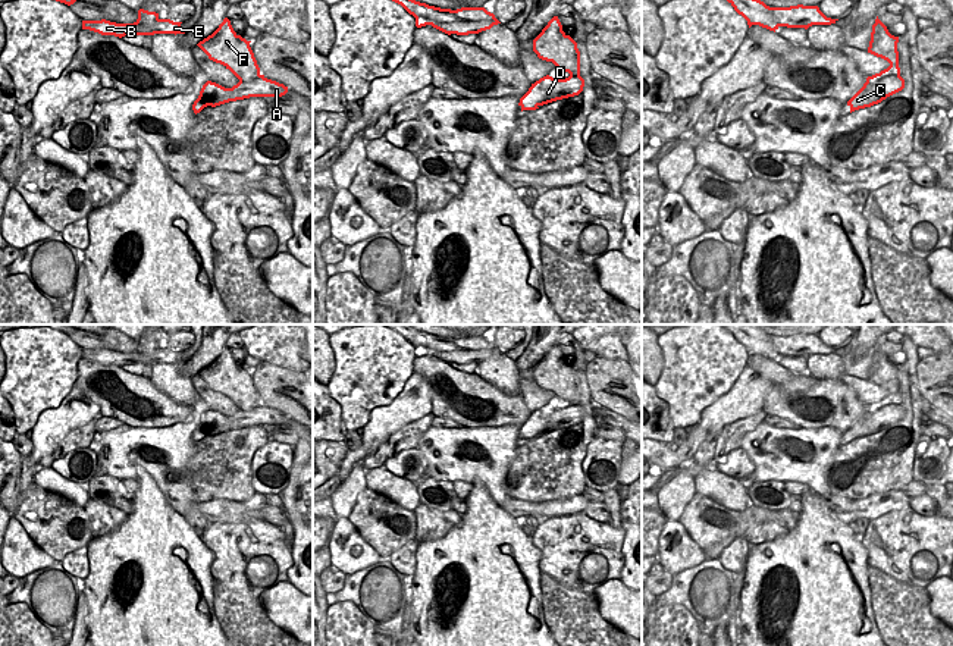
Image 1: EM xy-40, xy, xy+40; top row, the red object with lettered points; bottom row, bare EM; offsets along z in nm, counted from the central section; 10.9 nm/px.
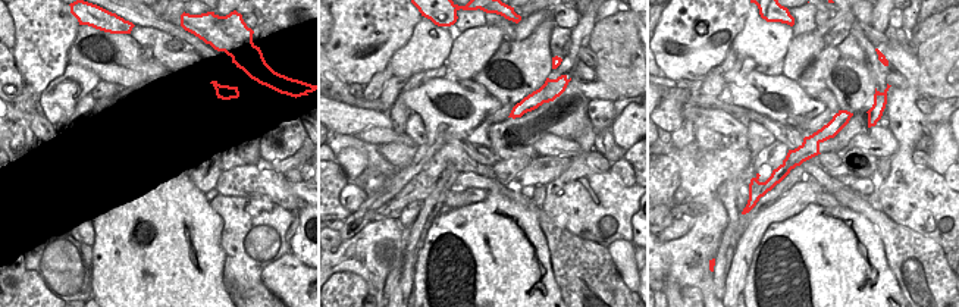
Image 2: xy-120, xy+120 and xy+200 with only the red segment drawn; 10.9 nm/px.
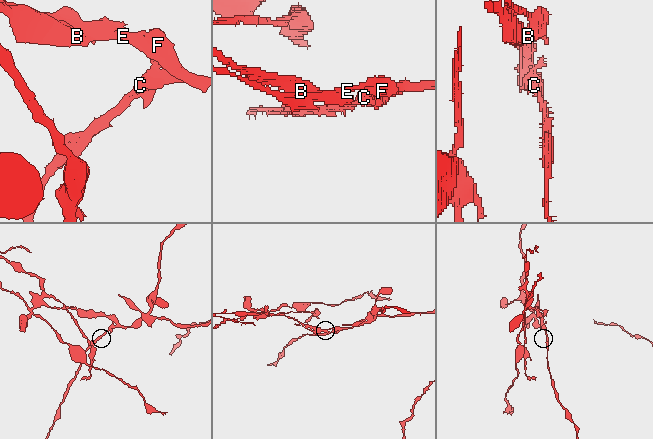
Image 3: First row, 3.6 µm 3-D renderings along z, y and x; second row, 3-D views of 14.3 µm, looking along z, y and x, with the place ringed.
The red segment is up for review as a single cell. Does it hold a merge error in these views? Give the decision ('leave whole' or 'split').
split

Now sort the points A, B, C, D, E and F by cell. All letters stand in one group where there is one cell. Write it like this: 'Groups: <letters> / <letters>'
Groups: A B E F / C D.

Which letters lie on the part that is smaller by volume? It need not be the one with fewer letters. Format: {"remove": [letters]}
{"remove": ["C", "D"]}

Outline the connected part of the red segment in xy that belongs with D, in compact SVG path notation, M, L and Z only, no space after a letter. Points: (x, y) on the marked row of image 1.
M535 82L529 91L520 98L518 106L523 110L536 110L543 104L568 98L568 95L559 94L559 87L557 84L548 85L542 82Z

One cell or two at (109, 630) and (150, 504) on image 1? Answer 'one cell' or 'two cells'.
one cell

